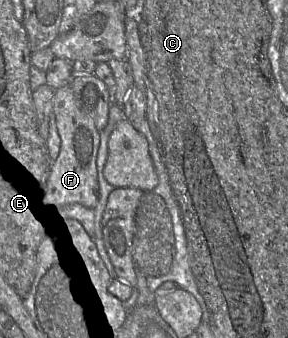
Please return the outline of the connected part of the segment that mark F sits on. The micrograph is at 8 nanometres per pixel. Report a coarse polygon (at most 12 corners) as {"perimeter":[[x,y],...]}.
{"perimeter":[[70,85],[52,103],[61,145],[48,195],[93,210],[100,132]]}

